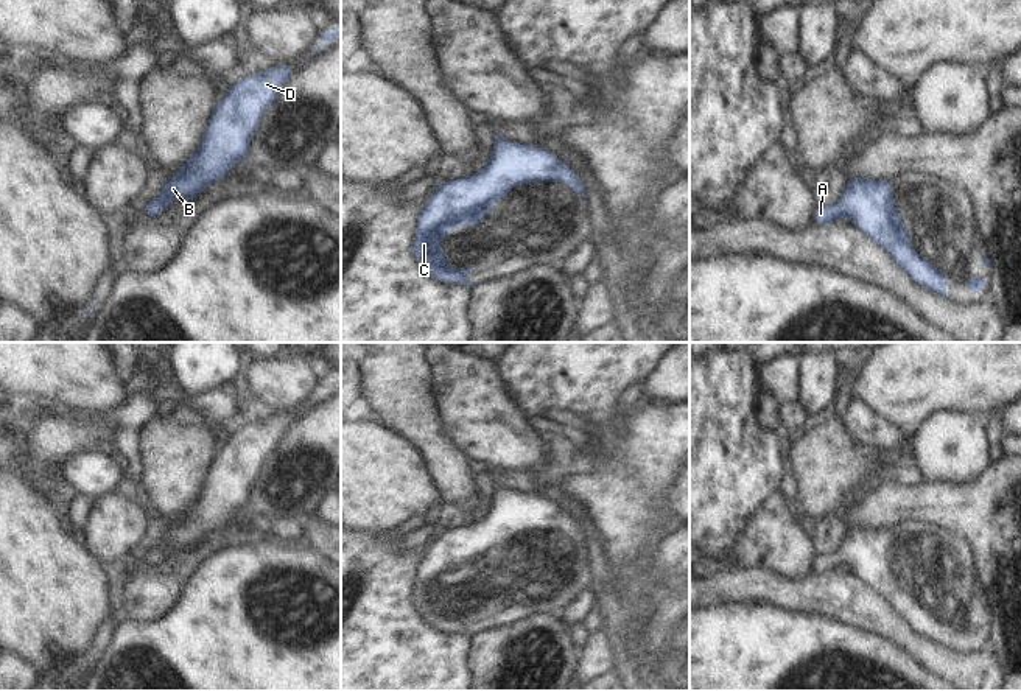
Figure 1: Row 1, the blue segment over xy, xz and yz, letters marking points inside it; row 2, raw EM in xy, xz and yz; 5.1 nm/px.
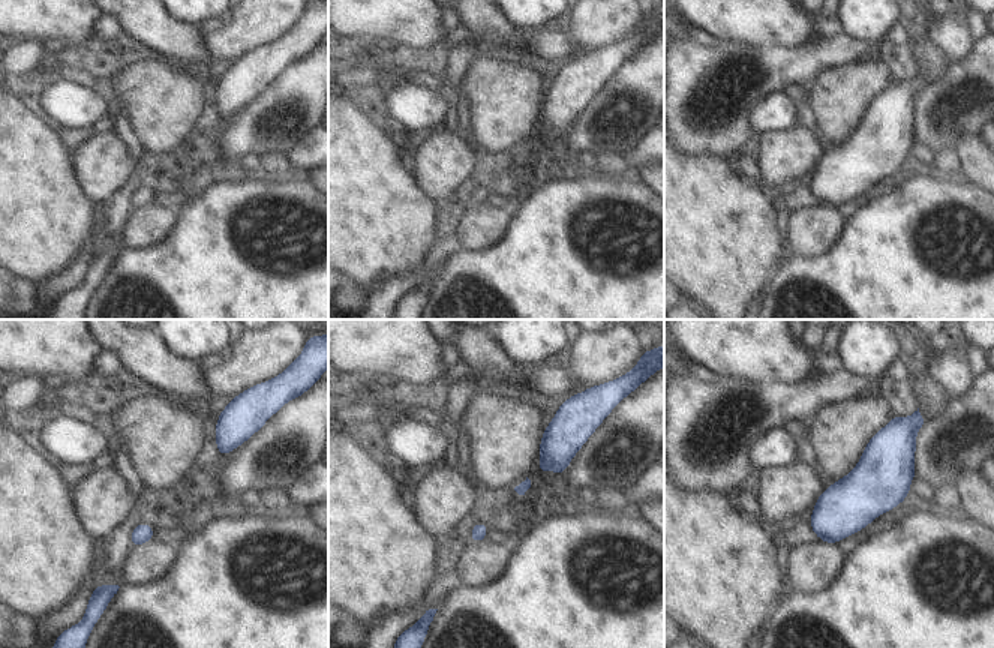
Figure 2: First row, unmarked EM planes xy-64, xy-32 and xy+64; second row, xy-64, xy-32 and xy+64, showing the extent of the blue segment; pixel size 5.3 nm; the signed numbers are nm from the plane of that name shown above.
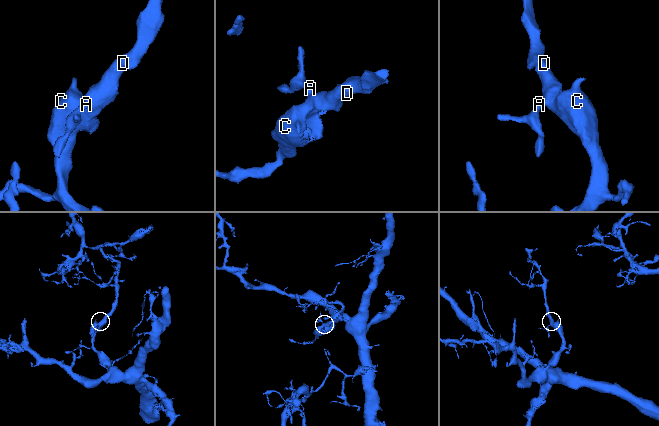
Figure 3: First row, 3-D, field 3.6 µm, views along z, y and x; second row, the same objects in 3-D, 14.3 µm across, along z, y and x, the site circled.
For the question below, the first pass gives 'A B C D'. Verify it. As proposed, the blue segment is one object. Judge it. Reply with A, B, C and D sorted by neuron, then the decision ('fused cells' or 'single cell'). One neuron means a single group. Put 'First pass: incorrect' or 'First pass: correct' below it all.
A B C D; single cell
First pass: correct

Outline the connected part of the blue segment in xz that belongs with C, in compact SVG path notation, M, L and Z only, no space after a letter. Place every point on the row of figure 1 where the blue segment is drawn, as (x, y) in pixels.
M493 132L493 135L493 149L486 167L479 173L470 174L464 179L447 181L428 198L417 216L412 237L412 252L430 279L448 285L459 283L472 289L475 283L465 280L470 268L464 266L461 269L453 269L447 265L447 260L440 252L442 238L445 233L464 226L481 226L495 204L517 185L523 185L526 182L563 182L570 185L573 191L585 196L579 176L568 165L562 163L551 151L537 145L520 145L504 140L496 132Z

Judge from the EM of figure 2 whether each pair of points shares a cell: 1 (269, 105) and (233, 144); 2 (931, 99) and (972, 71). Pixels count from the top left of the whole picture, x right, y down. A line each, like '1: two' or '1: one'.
1: one
2: one

